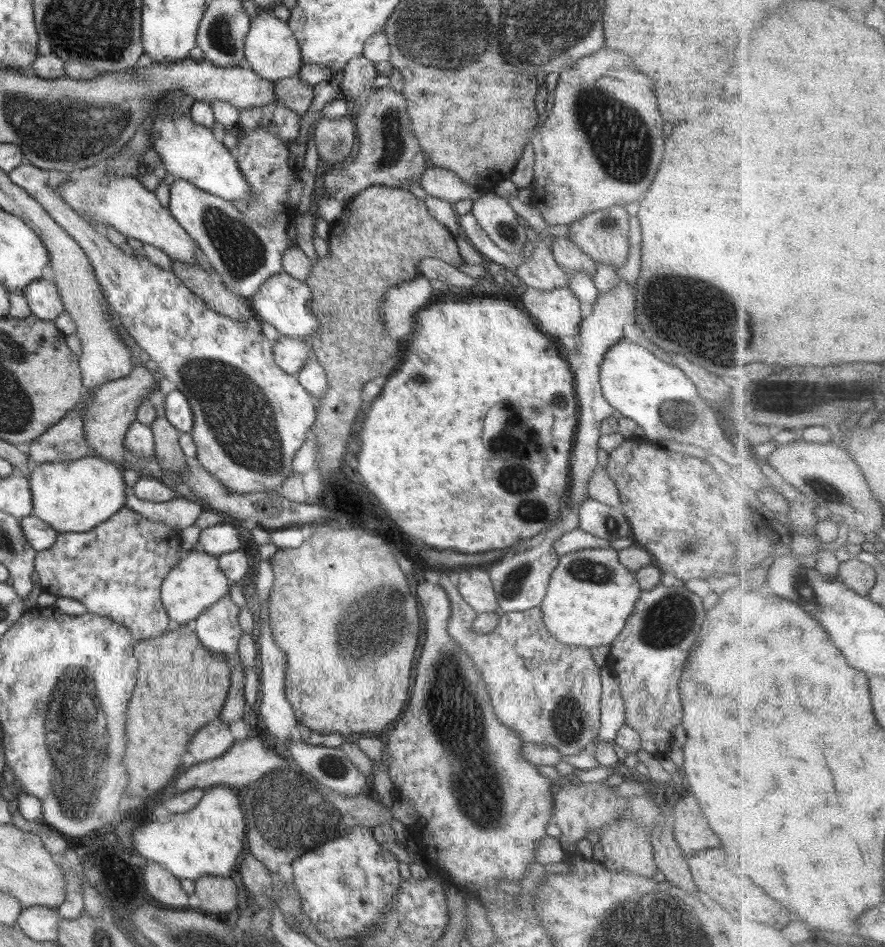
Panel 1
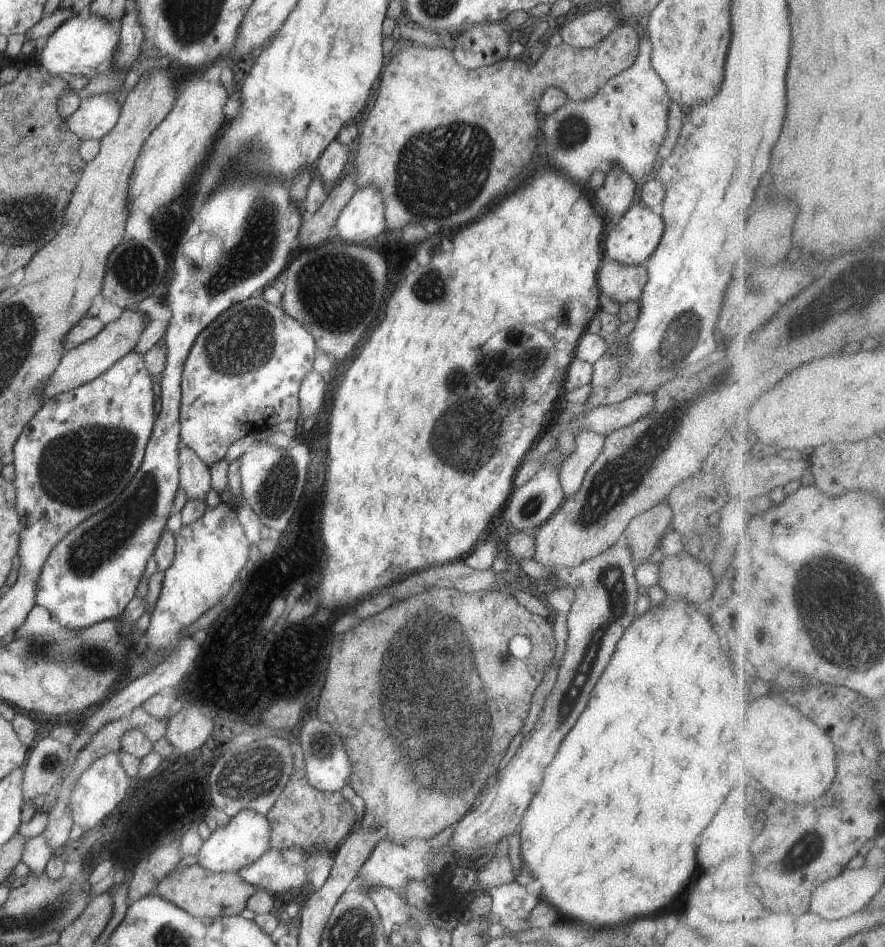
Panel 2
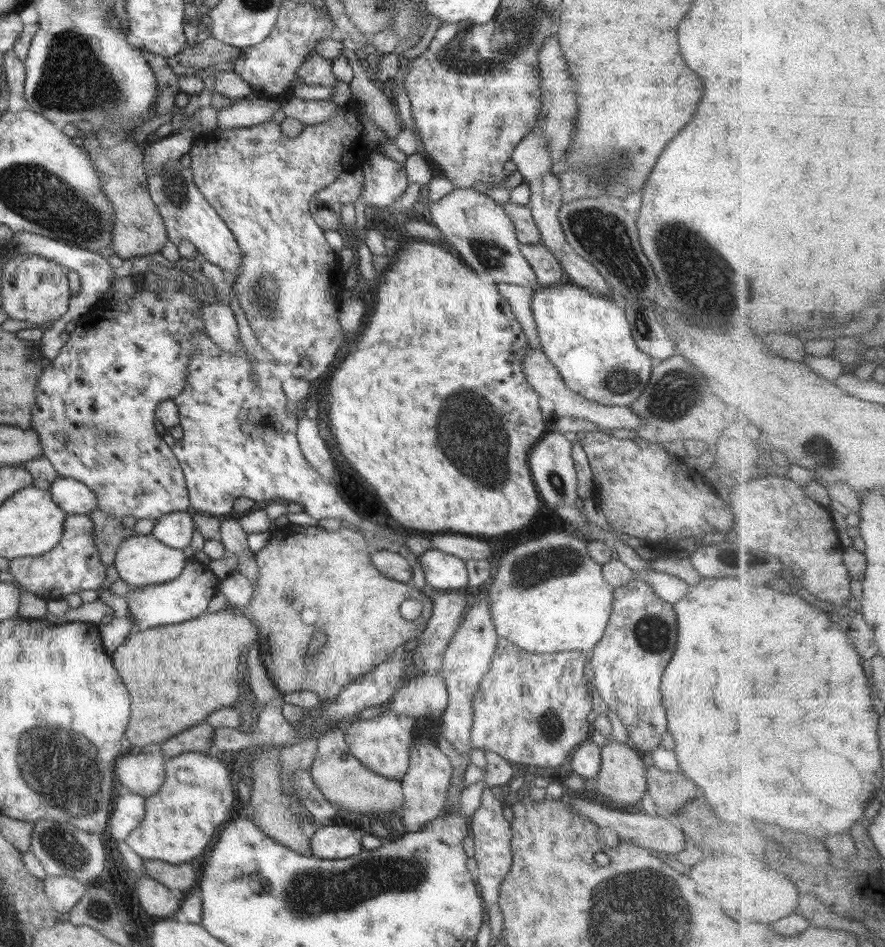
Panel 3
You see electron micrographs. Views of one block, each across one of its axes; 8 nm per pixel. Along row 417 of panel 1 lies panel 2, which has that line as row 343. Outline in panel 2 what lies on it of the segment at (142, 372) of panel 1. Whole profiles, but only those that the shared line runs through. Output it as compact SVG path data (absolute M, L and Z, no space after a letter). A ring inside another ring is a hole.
M137 309L134 311L123 310L118 319L104 325L104 328L94 338L90 338L90 340L65 353L60 362L58 362L56 370L52 372L50 380L42 388L42 402L48 402L50 398L54 398L57 394L68 392L98 378L98 375L106 372L120 358L124 358L128 352L132 352L137 340L140 338L142 332L144 332L144 328L149 323L148 318L146 314Z

